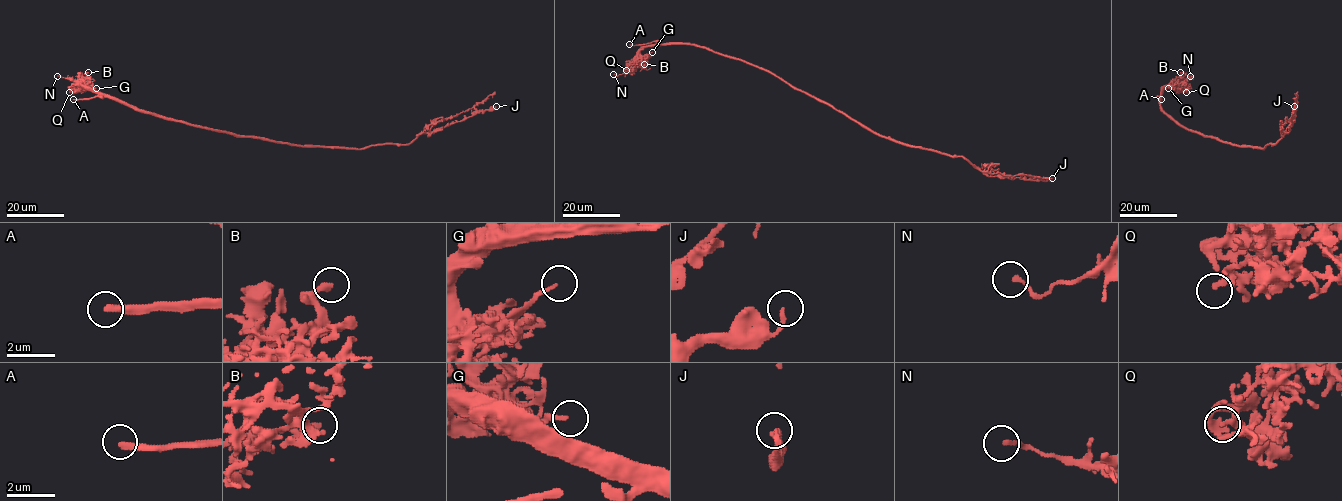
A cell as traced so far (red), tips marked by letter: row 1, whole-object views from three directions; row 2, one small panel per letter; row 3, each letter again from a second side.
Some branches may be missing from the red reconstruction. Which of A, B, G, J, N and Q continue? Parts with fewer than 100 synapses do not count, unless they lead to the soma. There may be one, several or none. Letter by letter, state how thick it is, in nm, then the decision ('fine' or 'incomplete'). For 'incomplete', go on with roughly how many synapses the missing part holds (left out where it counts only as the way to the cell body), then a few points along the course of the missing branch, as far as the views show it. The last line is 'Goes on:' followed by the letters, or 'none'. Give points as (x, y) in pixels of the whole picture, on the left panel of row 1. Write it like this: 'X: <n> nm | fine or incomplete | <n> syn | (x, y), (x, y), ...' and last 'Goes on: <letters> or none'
A: 280 nm | incomplete | (73, 99), (61, 103), (22, 98), (9, 99), (6, 105)
B: 240 nm | fine
G: 150 nm | fine
J: 180 nm | fine
N: 160 nm | fine
Q: 170 nm | fine
Goes on: A

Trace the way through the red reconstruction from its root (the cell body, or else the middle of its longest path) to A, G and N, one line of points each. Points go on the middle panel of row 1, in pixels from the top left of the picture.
A: (828, 106), (766, 71), (704, 48), (655, 41), (629, 44)
G: (828, 106), (766, 71), (691, 44), (655, 44), (645, 46), (640, 54), (647, 56), (652, 52)
N: (828, 106), (766, 71), (691, 44), (645, 46), (623, 73), (613, 74)

